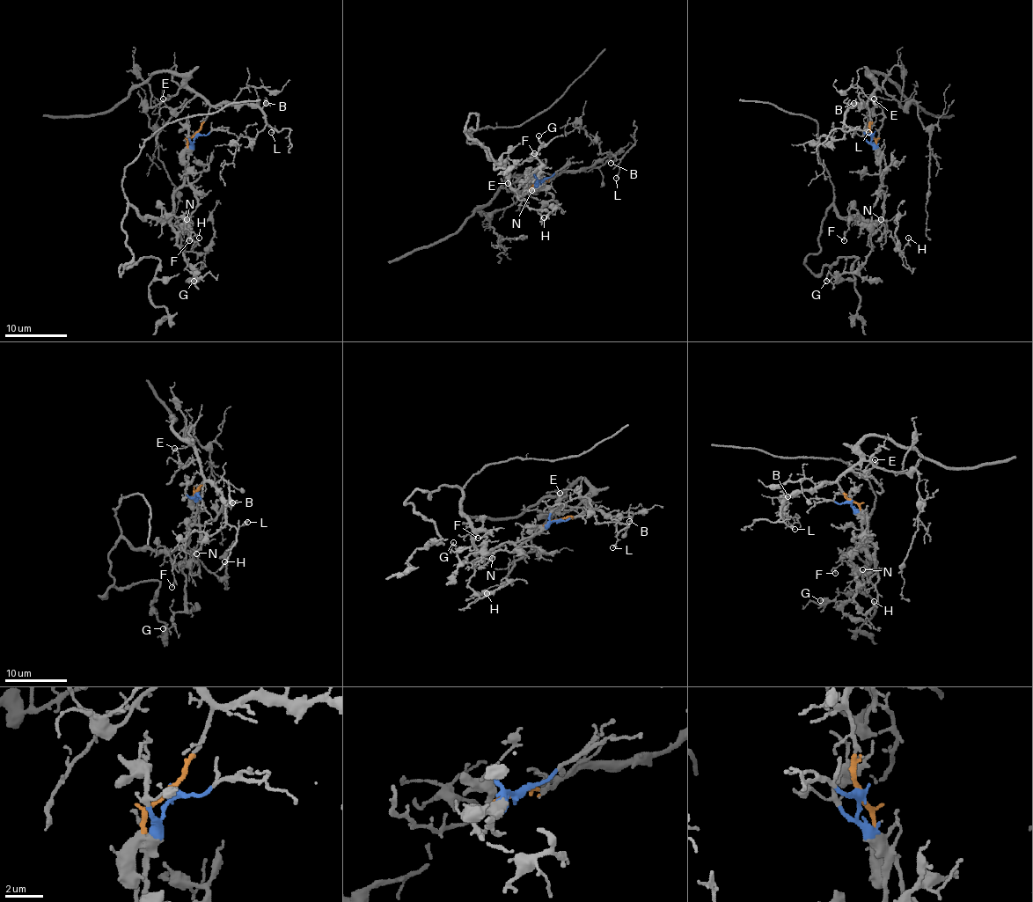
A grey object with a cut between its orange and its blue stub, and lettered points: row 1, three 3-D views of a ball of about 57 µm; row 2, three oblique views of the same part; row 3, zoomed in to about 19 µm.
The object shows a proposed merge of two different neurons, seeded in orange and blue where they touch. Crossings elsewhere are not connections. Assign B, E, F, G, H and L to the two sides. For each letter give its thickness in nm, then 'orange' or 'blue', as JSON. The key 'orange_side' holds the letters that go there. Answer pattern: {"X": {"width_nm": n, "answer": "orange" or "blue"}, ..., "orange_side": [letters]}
{"B": {"width_nm": 140, "answer": "orange"}, "E": {"width_nm": 110, "answer": "orange"}, "F": {"width_nm": 140, "answer": "blue"}, "G": {"width_nm": 180, "answer": "blue"}, "H": {"width_nm": 90, "answer": "blue"}, "L": {"width_nm": 60, "answer": "orange"}, "orange_side": ["B", "E", "L"]}

